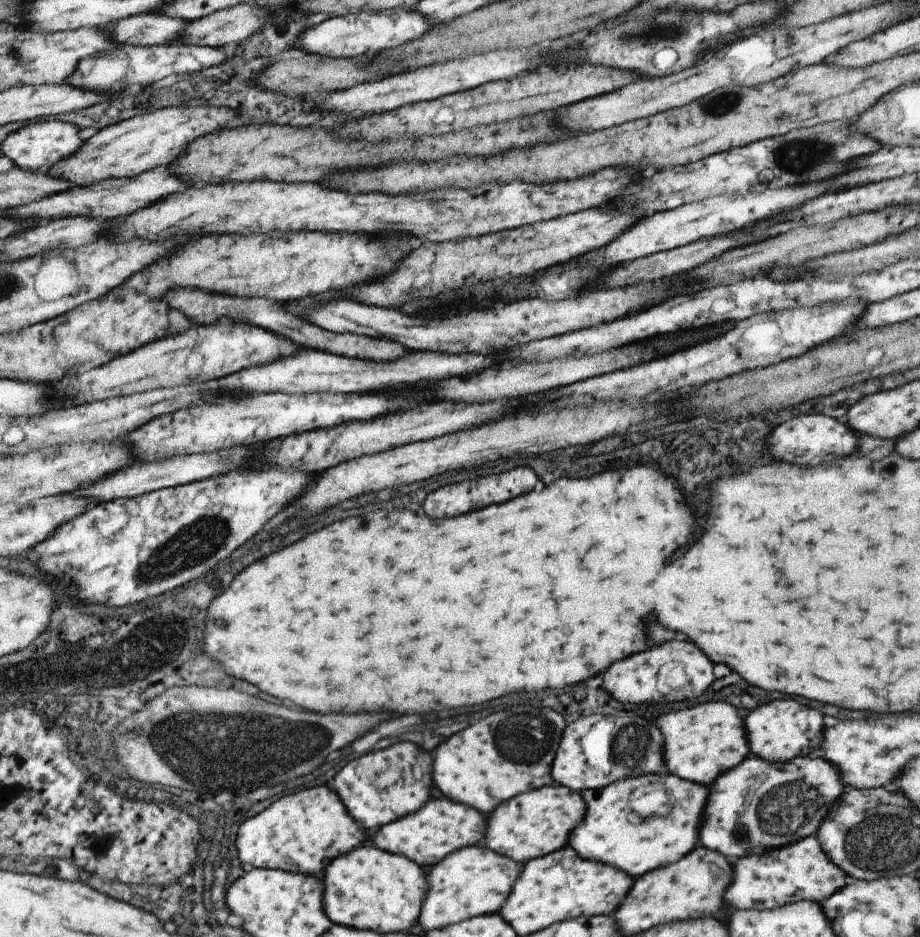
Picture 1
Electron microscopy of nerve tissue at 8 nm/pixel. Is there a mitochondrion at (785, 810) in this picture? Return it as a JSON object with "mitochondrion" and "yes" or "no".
{"mitochondrion":"yes"}

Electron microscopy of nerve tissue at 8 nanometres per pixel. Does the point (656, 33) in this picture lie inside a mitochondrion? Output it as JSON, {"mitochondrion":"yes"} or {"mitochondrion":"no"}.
{"mitochondrion":"yes"}

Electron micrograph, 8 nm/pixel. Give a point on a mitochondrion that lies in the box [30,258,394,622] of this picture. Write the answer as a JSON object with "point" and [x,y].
{"point":[203,538]}

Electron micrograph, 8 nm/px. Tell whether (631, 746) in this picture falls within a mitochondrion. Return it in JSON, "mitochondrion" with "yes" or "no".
{"mitochondrion":"yes"}

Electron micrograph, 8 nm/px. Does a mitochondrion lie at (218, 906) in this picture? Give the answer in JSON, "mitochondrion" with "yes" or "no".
{"mitochondrion":"yes"}

